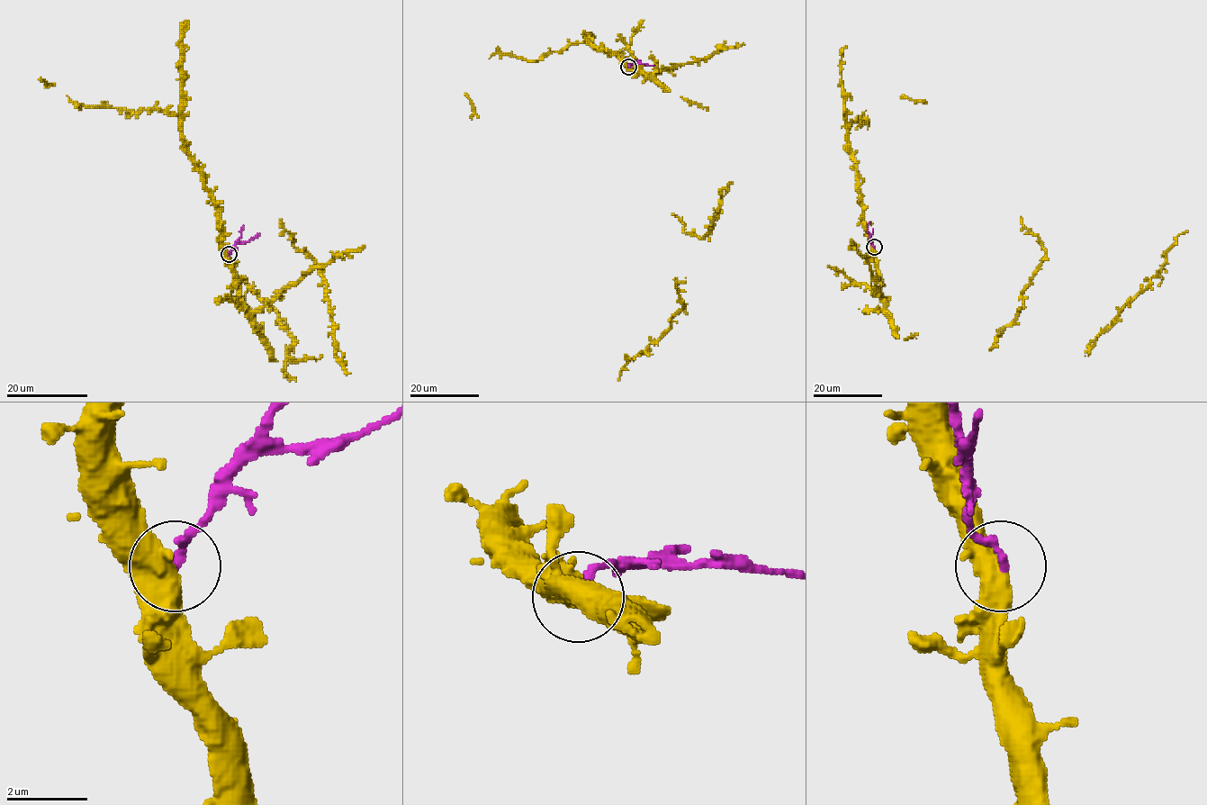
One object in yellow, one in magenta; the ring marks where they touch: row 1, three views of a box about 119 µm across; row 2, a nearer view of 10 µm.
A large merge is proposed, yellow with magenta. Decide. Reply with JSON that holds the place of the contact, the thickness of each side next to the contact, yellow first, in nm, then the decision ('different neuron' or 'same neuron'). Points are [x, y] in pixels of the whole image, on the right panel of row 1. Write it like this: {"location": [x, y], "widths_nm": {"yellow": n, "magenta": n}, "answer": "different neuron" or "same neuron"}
{"location": [874, 247], "widths_nm": {"yellow": 550, "magenta": 240}, "answer": "different neuron"}

